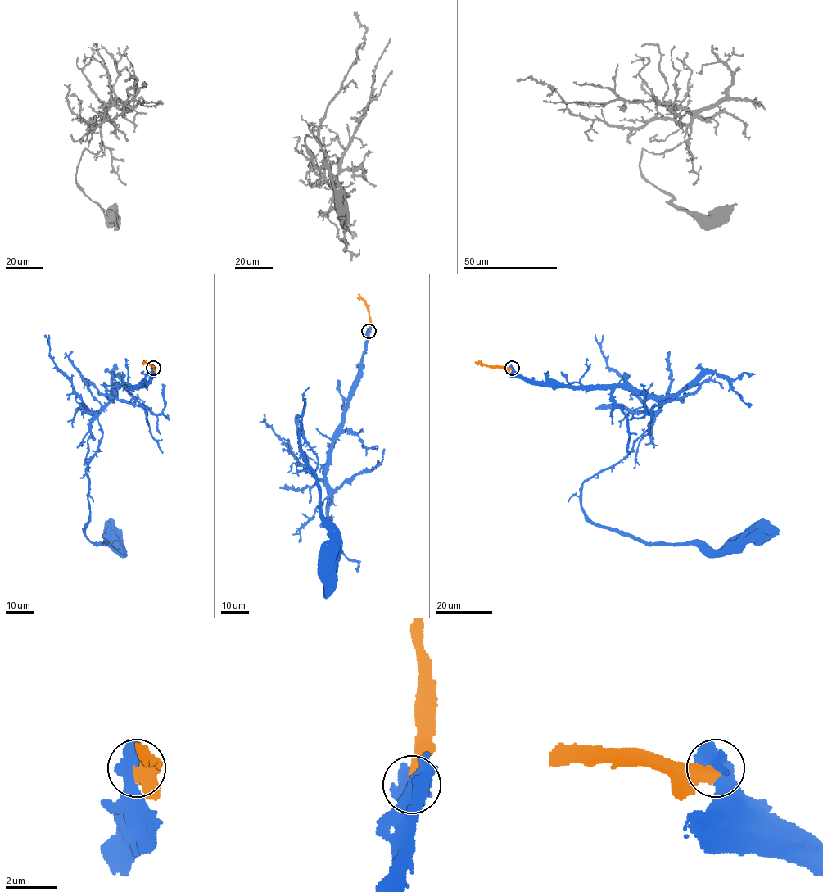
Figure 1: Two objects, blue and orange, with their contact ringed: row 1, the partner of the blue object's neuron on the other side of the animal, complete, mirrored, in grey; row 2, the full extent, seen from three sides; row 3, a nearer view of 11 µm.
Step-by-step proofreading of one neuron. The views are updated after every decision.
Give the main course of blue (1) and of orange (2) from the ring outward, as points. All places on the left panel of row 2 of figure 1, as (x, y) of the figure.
1: (153, 368), (143, 386), (119, 386), (98, 417), (84, 533), (114, 550), (109, 540)
2: (153, 368), (153, 366), (143, 361)

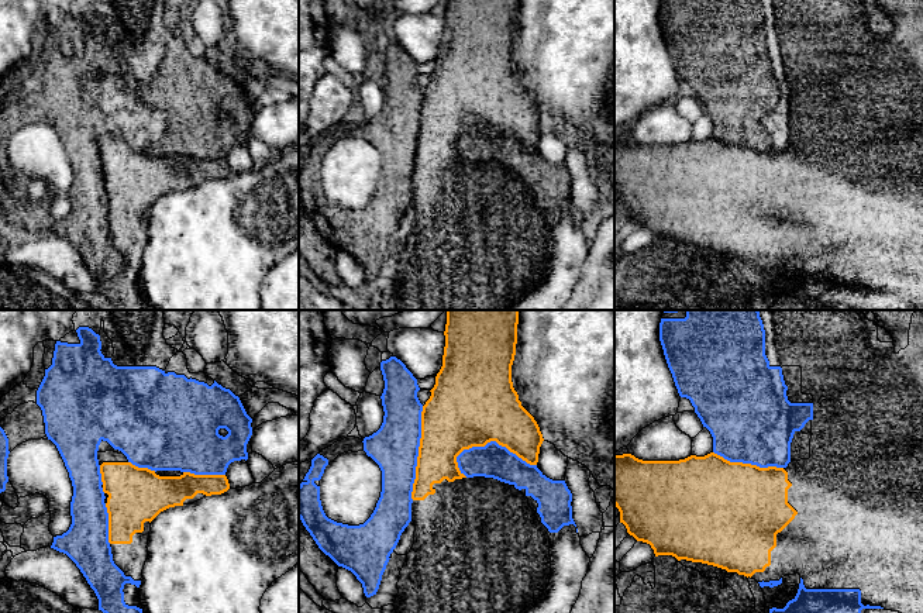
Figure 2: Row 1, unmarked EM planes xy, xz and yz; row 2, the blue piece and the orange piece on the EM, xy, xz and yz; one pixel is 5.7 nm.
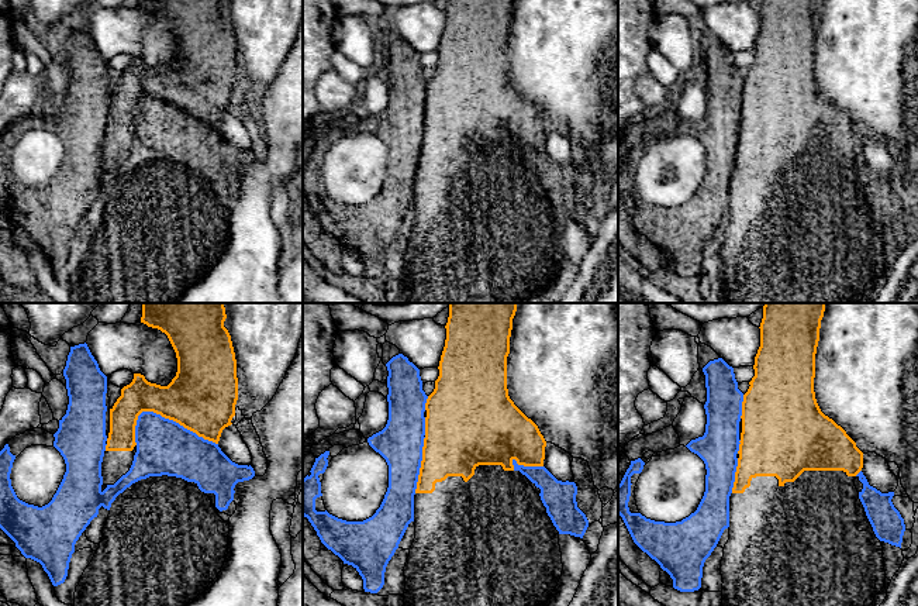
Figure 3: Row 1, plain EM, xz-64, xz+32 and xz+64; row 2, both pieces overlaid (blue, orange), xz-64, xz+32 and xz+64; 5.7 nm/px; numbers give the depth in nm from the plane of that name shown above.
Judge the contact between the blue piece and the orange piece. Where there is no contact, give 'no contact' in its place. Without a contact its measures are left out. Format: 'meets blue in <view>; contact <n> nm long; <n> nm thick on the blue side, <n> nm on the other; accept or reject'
meets blue in xz; contact 460 nm long; 190 nm thick on the blue side, 480 nm on the other; reject

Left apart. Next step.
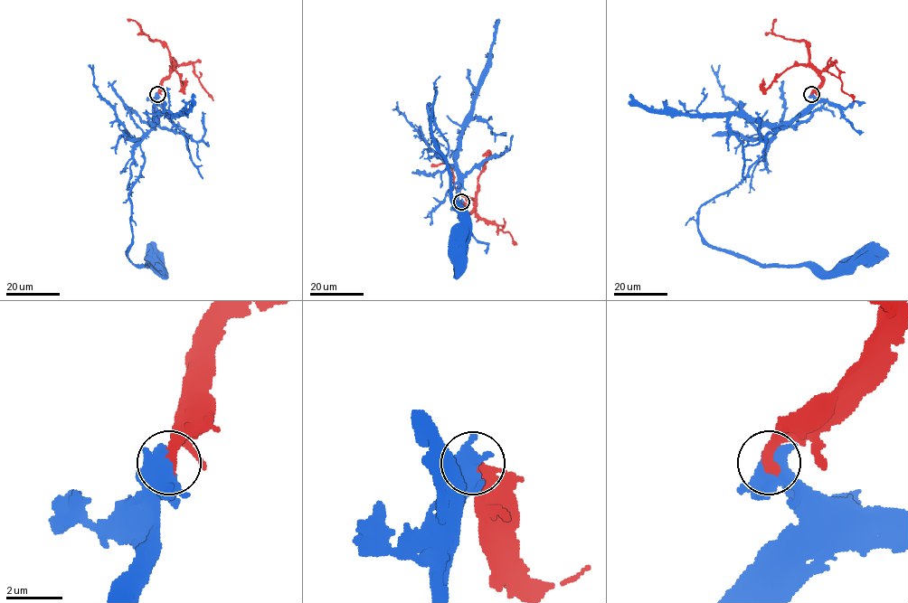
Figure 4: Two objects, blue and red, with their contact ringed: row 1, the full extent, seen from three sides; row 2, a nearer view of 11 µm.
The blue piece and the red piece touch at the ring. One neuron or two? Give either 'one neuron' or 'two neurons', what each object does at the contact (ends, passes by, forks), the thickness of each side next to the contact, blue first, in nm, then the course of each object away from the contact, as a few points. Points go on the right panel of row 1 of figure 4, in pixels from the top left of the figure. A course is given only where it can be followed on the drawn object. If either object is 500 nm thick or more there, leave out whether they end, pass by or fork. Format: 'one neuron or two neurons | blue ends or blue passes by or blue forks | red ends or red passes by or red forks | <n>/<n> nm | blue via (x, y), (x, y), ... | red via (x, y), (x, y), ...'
one neuron | 550/460 nm | blue via (811, 94), (747, 175), (700, 206), (699, 233), (758, 264), (827, 271), (865, 262) | red via (811, 94), (823, 79), (809, 60), (808, 44), (804, 41), (776, 35), (772, 32), (776, 19)

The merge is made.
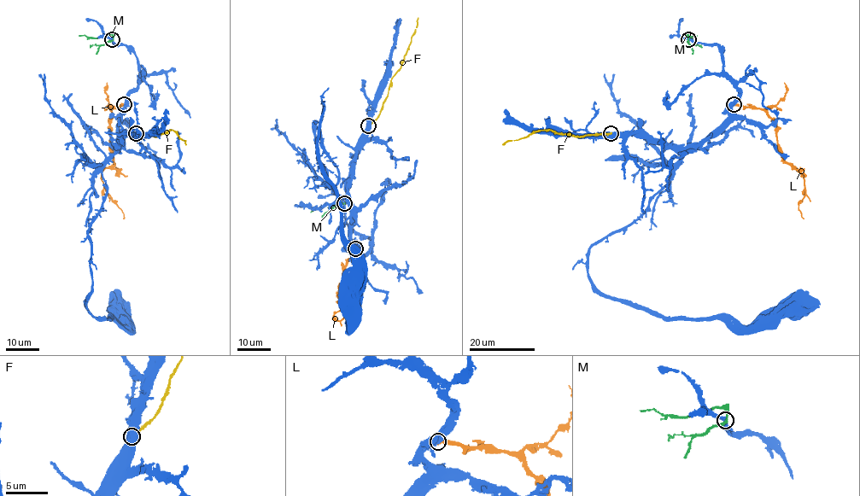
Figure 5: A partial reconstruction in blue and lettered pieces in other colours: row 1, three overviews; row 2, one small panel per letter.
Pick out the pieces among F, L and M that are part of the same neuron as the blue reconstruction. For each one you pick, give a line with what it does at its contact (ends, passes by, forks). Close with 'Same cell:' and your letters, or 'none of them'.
Same cell: none of them

